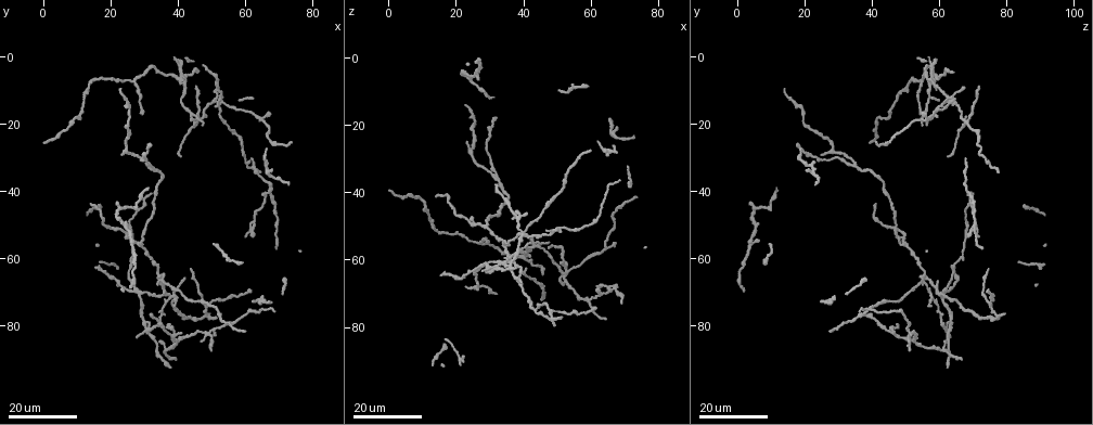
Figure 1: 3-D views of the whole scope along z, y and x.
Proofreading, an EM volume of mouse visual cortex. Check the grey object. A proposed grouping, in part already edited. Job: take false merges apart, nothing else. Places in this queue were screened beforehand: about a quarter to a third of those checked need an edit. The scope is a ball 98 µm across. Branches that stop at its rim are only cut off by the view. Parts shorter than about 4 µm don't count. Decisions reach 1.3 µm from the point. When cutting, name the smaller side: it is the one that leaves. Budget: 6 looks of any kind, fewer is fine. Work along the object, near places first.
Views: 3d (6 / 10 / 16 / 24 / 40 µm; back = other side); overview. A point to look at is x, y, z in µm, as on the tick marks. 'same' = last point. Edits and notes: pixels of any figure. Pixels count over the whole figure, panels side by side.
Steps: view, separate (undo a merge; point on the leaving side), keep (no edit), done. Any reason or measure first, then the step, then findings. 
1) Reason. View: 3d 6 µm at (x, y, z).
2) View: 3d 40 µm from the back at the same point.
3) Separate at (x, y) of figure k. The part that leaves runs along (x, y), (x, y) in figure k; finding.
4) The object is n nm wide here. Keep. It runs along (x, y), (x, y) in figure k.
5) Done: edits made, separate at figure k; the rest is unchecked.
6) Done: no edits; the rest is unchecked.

Arms part here. View: 3d 24 µm at (39.5, 83.5, 52.0).

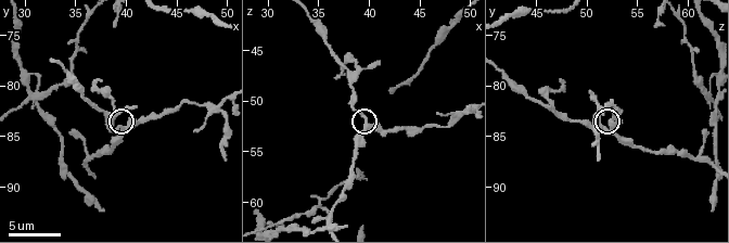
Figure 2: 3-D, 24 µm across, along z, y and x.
View: 3d 6 µm at (40.2, 84.0, 52.6).

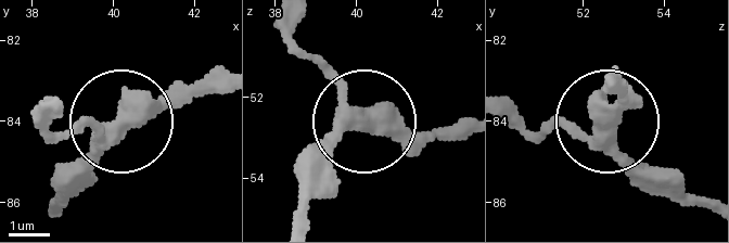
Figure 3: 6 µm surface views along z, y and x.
3 arms meet here. Keep. It runs along (50, 206), (119, 123), (36, 130) in figure 3; continuous, no second cell.

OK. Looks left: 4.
Sudden change in width. View: 3d 24 µm at (38.5, 72.0, 64.0).

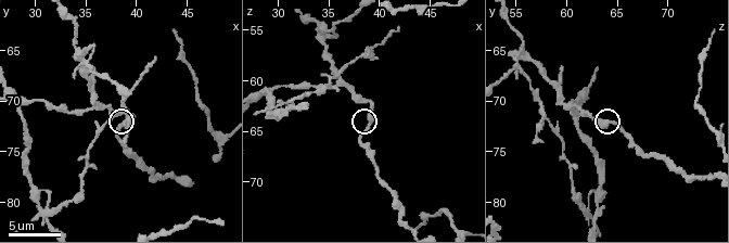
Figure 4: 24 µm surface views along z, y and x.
Zoom in. View: 3d 10 µm at (38.8, 72.0, 64.6).

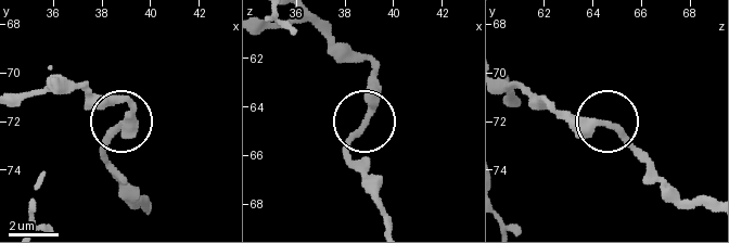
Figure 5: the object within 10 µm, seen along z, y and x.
The object is 250 nm wide here. Keep. One cell here.

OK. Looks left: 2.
Branch point. View: 3d 16 µm at (66.5, 40.5, 69.0).

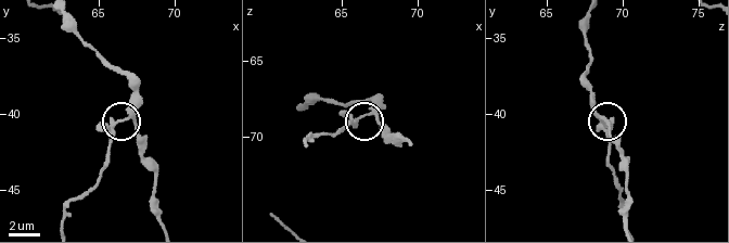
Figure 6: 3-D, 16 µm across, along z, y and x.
View: 3d 10 µm at (67.0, 40.2, 68.4).

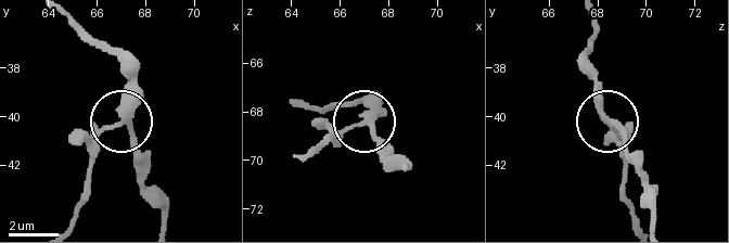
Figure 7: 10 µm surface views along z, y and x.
The object is 240 nm wide here. Separate at (97, 131) of figure 7. The part that leaves runs along (124, 116), (97, 140), (89, 195), (74, 220) in figure 7; two cells meet here.

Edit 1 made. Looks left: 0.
Done: edits made, separate at figure 7; the rest is unchecked.

